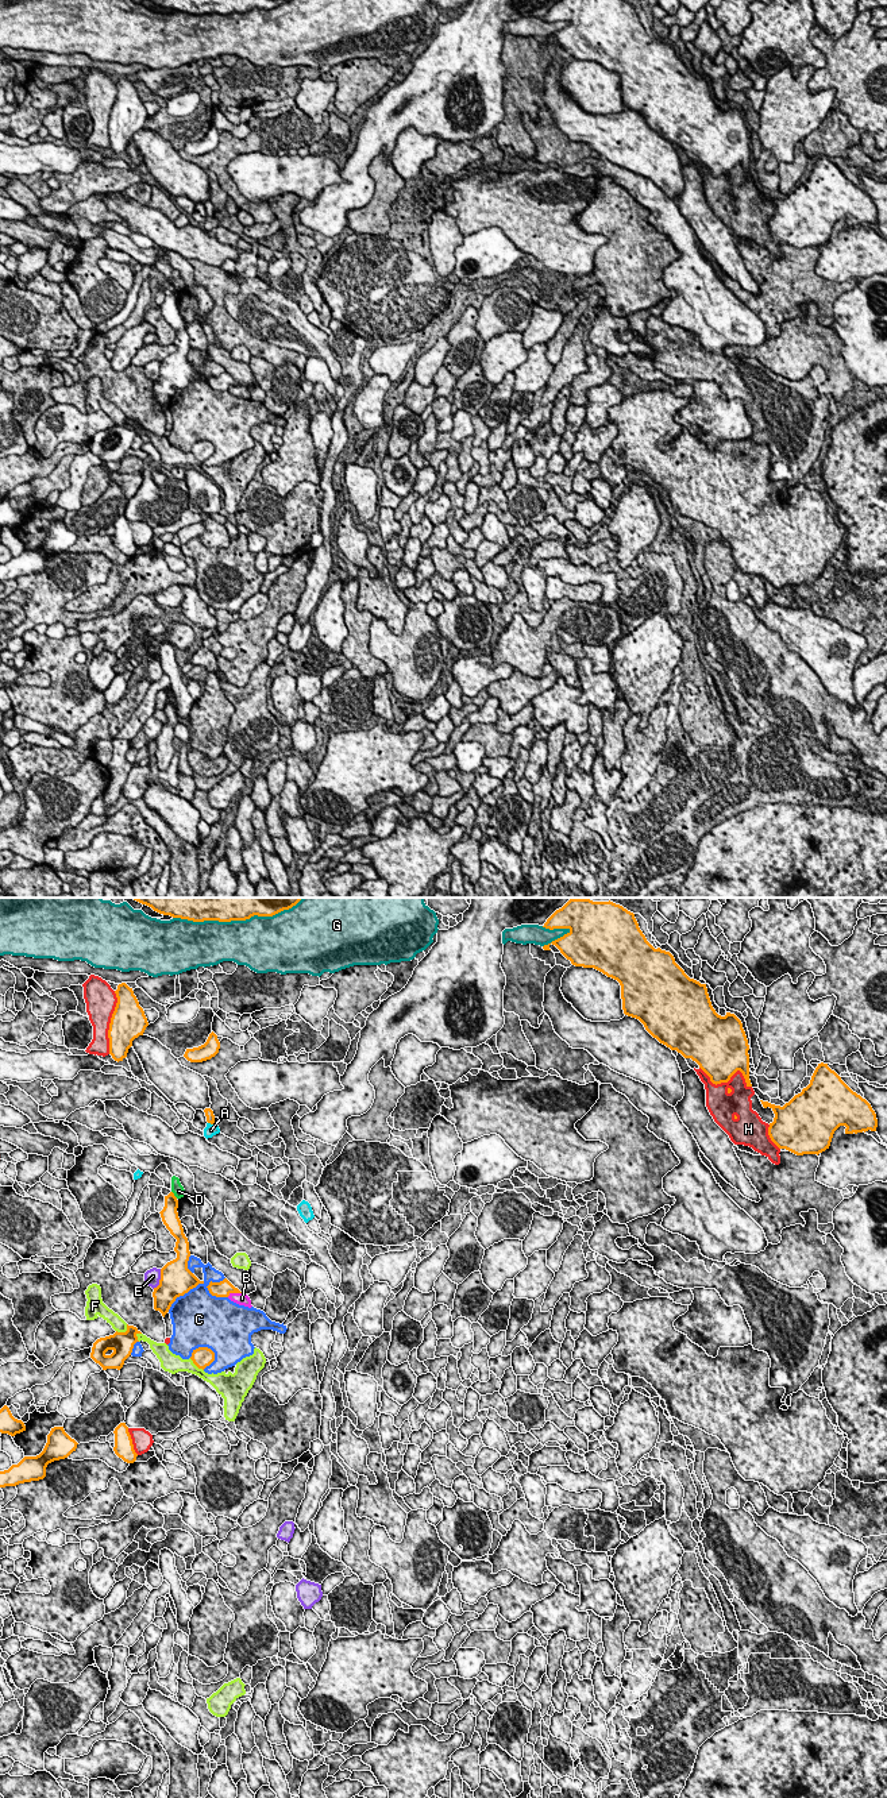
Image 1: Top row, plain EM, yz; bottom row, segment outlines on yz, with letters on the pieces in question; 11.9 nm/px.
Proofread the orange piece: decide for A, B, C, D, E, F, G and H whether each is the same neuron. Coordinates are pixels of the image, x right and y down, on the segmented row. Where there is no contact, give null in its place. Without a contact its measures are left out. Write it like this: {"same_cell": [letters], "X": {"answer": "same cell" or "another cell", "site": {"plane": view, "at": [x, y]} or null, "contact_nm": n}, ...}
{"same_cell": [], "A": {"answer": "another cell", "site": {"plane": "yz", "at": [211, 1123]}, "contact_nm": 80}, "B": {"answer": "another cell", "site": {"plane": "yz", "at": [234, 1292]}, "contact_nm": 200}, "C": {"answer": "another cell", "site": {"plane": "yz", "at": [201, 1347]}, "contact_nm": 320}, "D": {"answer": "another cell", "site": {"plane": "yz", "at": [173, 1195]}, "contact_nm": 120}, "E": {"answer": "another cell", "site": {"plane": "yz", "at": [159, 1280]}, "contact_nm": 260}, "F": {"answer": "another cell", "site": {"plane": "yz", "at": [123, 1332]}, "contact_nm": 170}, "G": {"answer": "another cell", "site": {"plane": "yz", "at": [558, 938]}, "contact_nm": 400}, "H": {"answer": "another cell", "site": {"plane": "yz", "at": [727, 1081]}, "contact_nm": 650}}

